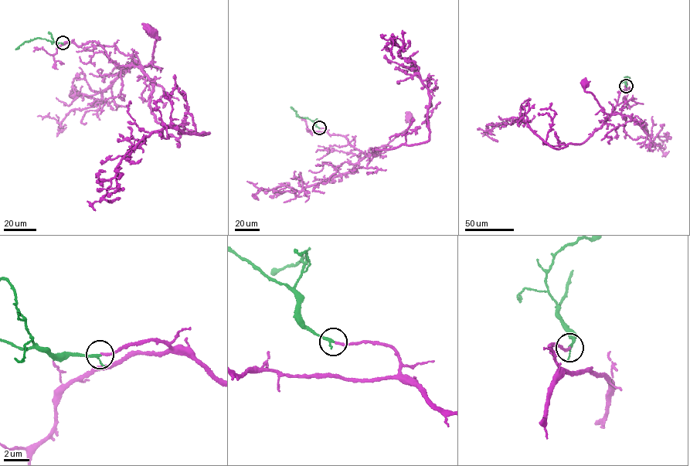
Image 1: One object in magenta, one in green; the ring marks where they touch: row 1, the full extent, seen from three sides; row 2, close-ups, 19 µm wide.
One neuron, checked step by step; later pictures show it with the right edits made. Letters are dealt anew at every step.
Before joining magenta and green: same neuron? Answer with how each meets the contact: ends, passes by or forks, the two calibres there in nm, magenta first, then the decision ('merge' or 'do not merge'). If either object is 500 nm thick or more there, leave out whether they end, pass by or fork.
magenta ends; green ends; calibres 180 and 240 nm; merge

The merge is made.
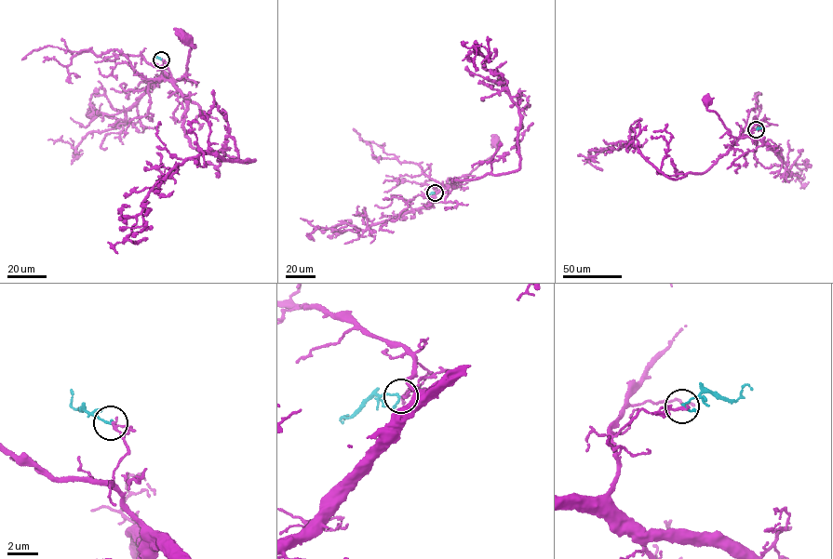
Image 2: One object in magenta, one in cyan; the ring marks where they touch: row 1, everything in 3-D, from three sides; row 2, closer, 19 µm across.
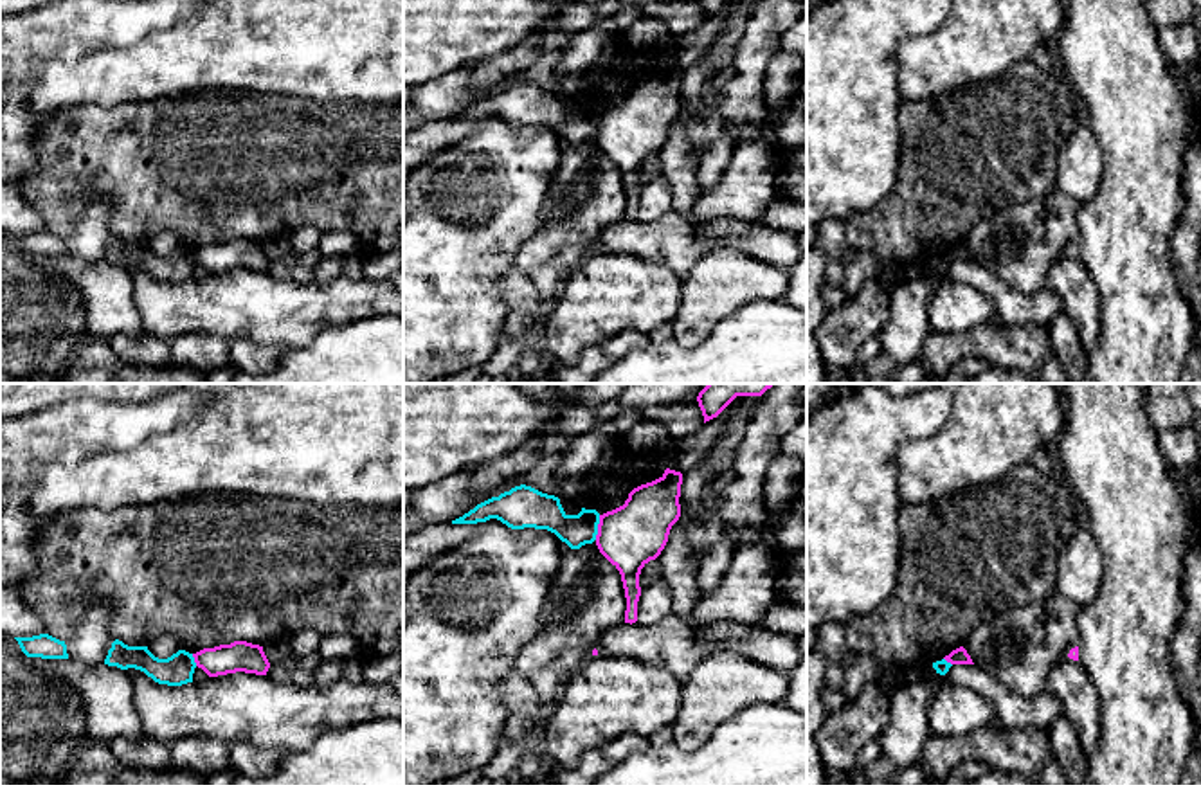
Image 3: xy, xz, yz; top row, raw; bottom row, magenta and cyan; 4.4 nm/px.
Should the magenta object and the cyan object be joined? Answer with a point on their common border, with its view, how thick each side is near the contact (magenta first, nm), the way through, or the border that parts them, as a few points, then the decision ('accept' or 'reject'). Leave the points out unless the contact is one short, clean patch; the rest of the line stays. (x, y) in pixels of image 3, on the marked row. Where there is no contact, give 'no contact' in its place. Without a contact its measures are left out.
meets magenta in xz at (598, 528); 280 nm thick on the magenta side, 150 nm on the other; border along xz (600, 515), (595, 539); reject

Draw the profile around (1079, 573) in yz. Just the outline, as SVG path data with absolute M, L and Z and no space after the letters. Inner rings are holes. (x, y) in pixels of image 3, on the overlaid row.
M1079 528L1062 547L1057 565L1055 592L1079 607L1088 605L1102 583L1102 556L1089 528Z

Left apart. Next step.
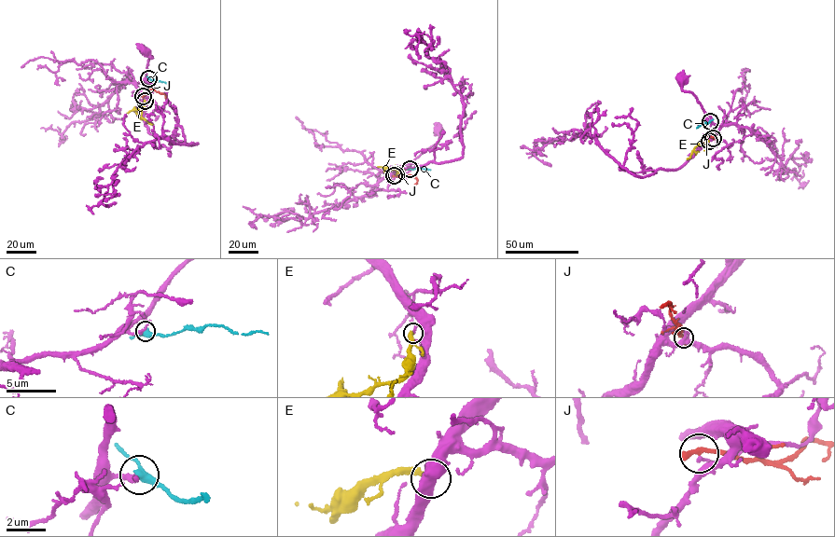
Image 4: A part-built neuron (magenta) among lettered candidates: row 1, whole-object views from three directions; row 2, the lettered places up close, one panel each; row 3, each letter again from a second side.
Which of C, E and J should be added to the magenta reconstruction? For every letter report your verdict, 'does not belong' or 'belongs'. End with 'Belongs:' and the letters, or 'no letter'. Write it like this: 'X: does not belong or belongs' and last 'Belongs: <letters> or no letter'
C: does not belong
E: does not belong
J: does not belong
Belongs: no letter

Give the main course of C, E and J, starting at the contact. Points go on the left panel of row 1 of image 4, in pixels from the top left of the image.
C: (148, 78), (167, 83)
E: (145, 100), (142, 117), (152, 124)
J: (143, 96), (151, 89), (164, 94), (166, 98)

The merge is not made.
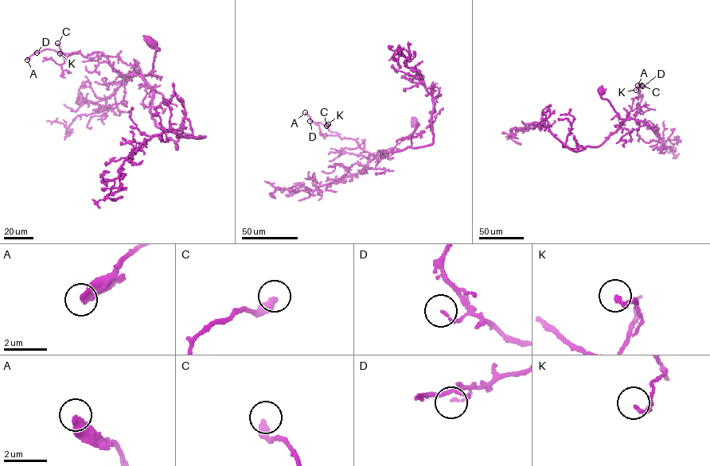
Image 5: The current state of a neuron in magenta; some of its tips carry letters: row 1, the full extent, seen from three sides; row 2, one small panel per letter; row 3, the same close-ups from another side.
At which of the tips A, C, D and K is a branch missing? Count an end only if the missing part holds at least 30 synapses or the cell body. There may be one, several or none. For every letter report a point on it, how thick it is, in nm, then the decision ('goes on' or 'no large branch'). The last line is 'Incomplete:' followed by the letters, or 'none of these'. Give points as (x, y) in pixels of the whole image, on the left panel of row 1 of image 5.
A: (27, 60) | 400 nm | no large branch
C: (57, 43) | 360 nm | no large branch
D: (37, 52) | 70 nm | no large branch
K: (60, 53) | 150 nm | no large branch
Incomplete: none of these

